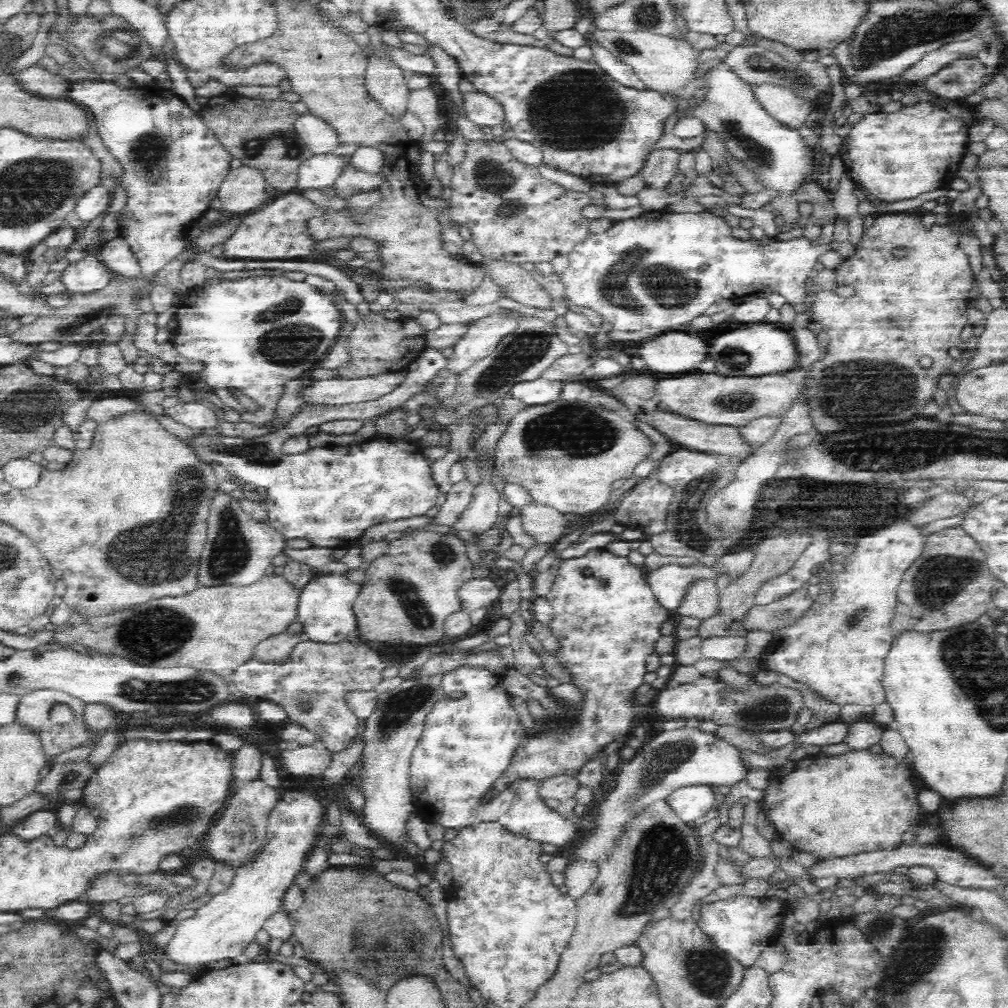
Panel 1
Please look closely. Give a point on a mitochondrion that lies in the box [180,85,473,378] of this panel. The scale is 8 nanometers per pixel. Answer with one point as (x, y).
(280, 343)

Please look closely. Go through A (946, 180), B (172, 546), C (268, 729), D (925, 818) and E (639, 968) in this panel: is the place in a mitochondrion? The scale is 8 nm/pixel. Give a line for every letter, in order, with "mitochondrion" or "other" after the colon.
A: other
B: mitochondrion
C: other
D: other
E: other

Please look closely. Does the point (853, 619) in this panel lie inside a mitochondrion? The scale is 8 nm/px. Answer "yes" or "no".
yes

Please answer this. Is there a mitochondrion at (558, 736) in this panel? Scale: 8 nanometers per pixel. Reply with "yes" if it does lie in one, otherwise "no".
yes

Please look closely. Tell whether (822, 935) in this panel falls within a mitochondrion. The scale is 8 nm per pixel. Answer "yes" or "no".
no

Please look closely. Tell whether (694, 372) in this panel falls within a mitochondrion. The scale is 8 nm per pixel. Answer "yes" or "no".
no

